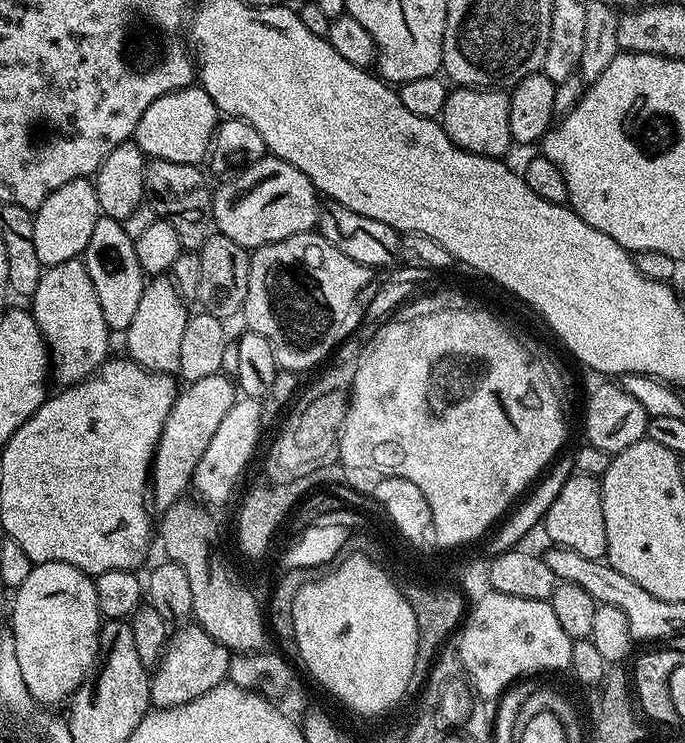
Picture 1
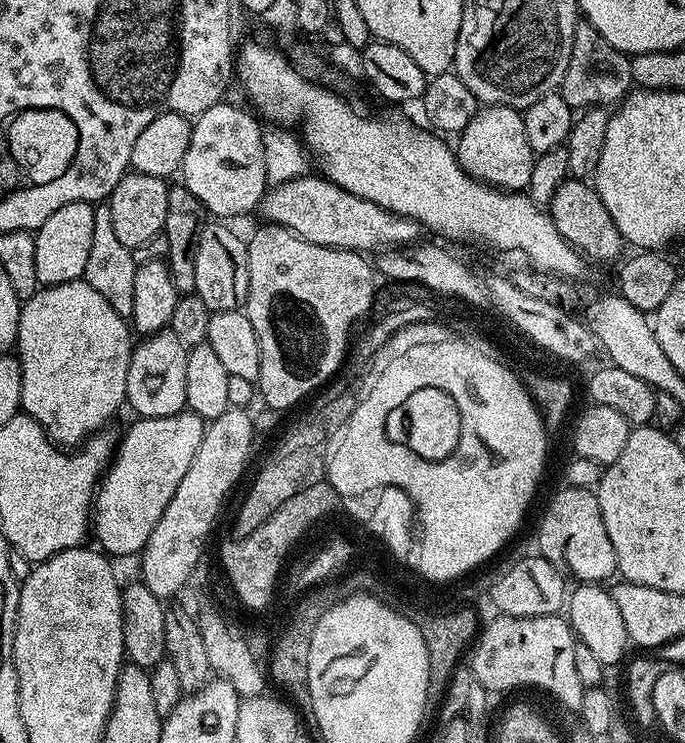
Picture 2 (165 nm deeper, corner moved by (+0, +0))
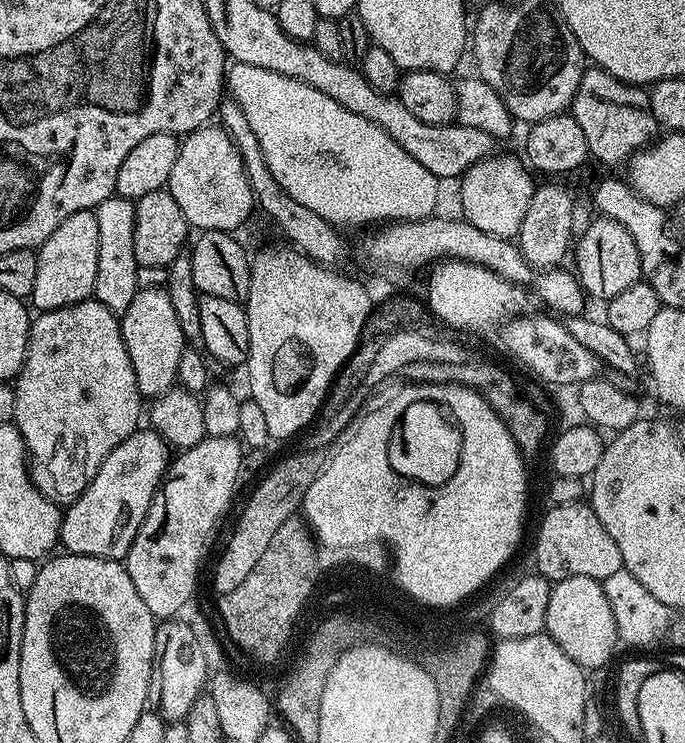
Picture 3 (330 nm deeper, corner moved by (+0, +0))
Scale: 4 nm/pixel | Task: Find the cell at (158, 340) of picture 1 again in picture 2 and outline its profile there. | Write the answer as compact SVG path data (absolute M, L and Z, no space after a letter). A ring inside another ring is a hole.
M170 330L155 332L153 336L141 339L132 349L130 358L130 370L126 372L126 394L124 395L127 407L136 411L140 418L166 418L186 408L186 358L188 349L174 338Z

